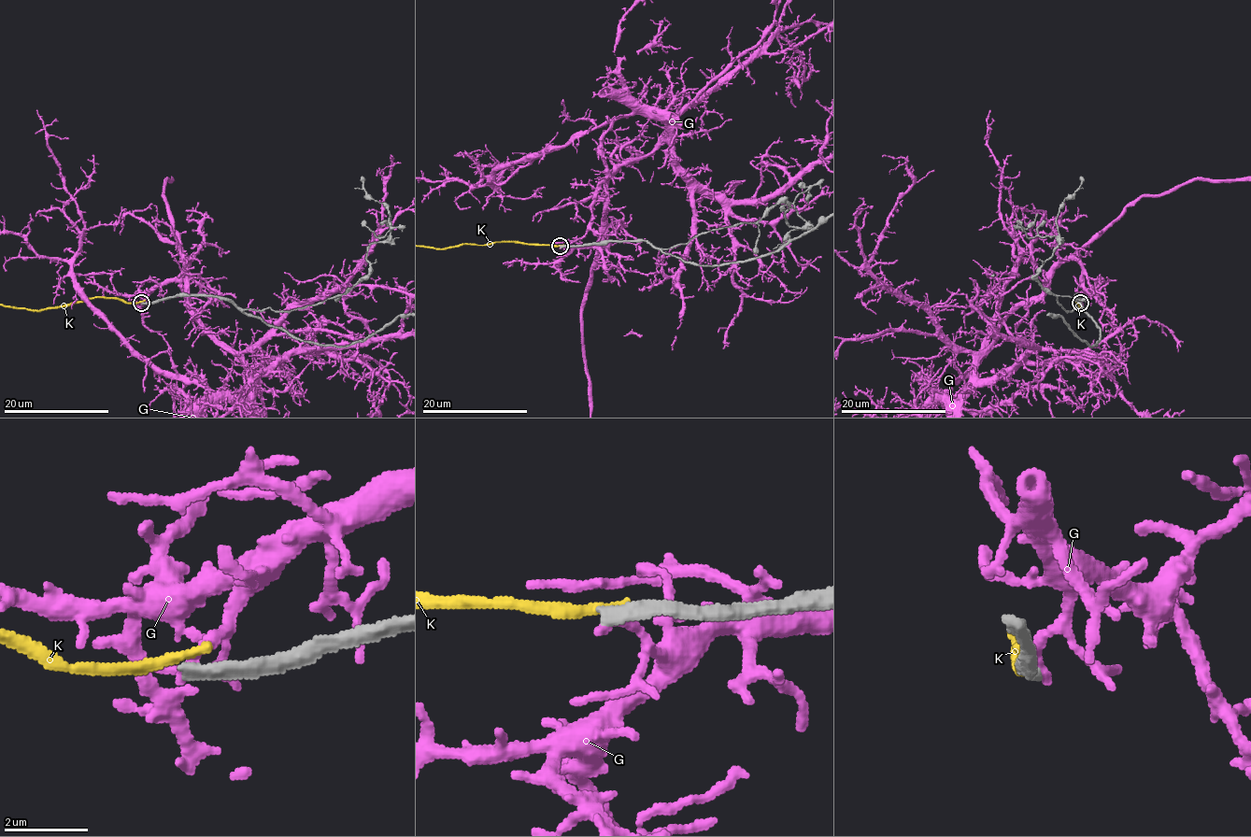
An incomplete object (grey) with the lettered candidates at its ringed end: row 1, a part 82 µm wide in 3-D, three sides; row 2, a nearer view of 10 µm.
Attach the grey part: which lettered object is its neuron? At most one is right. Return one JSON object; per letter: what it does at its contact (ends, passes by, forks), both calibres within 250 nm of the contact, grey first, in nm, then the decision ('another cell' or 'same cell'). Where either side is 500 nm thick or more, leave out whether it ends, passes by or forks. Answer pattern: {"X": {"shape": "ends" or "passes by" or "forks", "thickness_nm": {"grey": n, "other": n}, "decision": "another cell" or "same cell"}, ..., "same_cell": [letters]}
{"G": {"shape": "ends", "thickness_nm": {"grey": 380, "other": 280}, "decision": "another cell"}, "K": {"shape": "ends", "thickness_nm": {"grey": 360, "other": 280}, "decision": "another cell"}, "same_cell": []}

